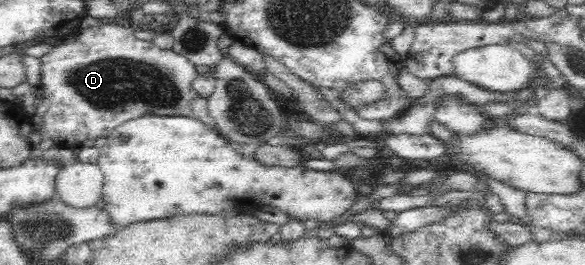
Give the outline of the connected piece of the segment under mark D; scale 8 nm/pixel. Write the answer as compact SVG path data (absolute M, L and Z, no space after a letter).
M102 24L79 32L80 36L69 44L58 44L41 58L41 103L36 115L40 116L41 131L54 141L54 147L73 149L84 140L108 138L116 126L141 116L188 116L215 128L208 114L207 98L198 95L192 84L199 76L196 68L184 56L173 50L161 50L152 41L136 40L131 27Z

